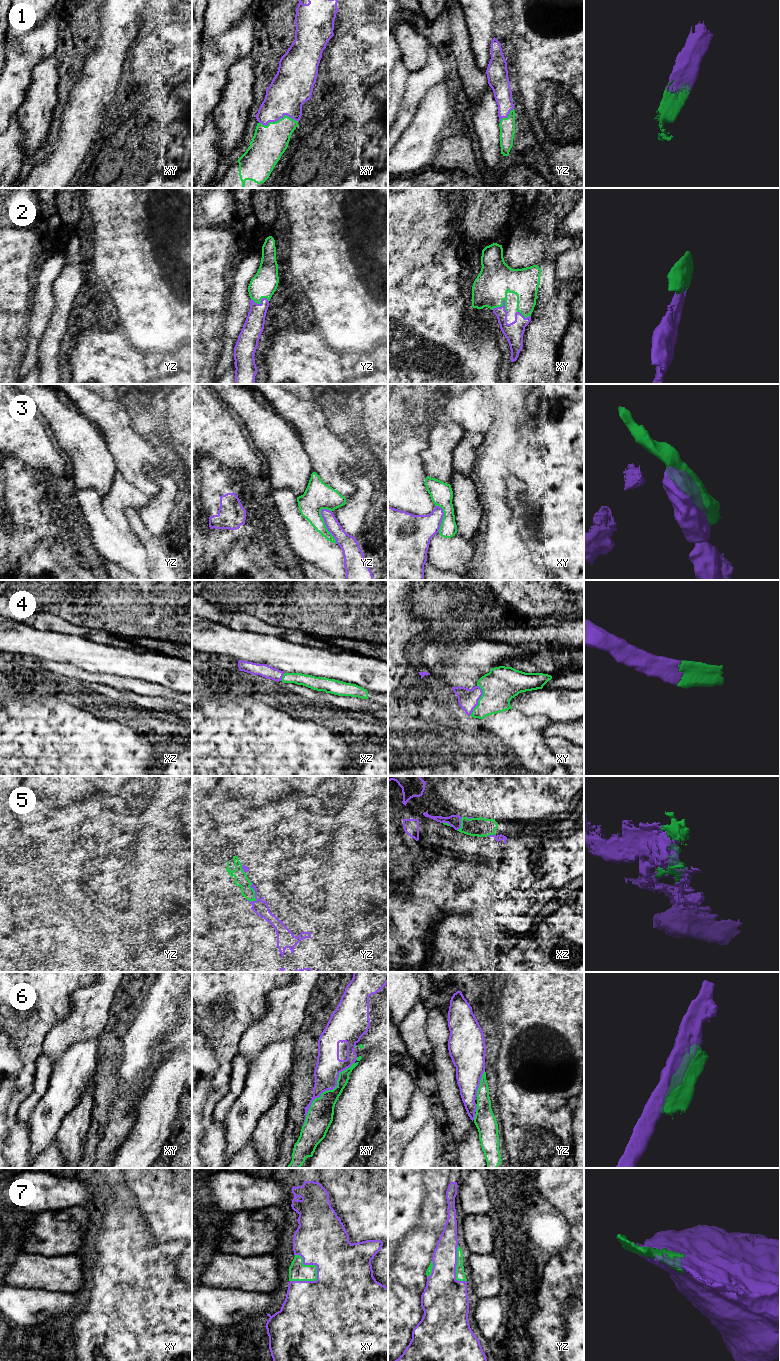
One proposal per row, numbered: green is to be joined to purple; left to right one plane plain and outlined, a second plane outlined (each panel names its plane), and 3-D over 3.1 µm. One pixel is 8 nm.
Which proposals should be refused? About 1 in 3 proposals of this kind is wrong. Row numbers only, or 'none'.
3, 5, 6

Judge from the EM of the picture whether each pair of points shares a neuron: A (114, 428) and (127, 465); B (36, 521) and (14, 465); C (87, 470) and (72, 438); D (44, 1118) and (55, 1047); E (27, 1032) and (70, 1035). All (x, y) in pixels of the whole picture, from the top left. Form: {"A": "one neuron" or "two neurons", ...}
{"A": "one neuron", "B": "one neuron", "C": "one neuron", "D": "two neurons", "E": "two neurons"}

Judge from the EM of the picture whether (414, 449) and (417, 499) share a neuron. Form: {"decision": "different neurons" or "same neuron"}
{"decision": "same neuron"}

